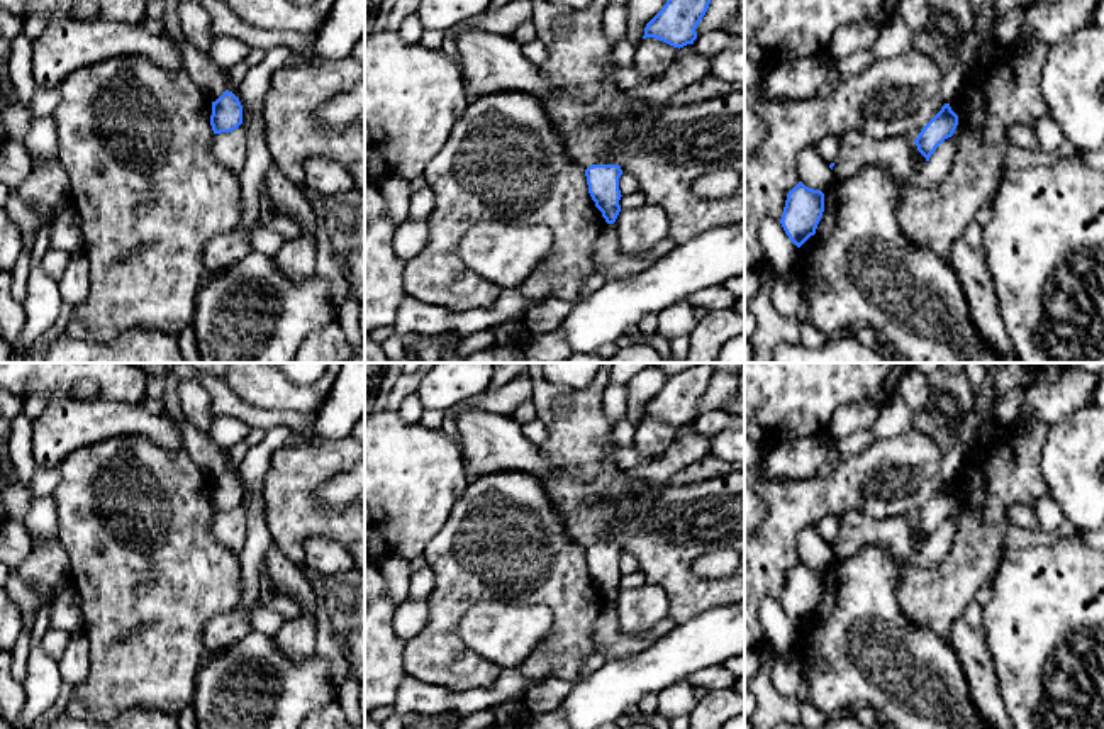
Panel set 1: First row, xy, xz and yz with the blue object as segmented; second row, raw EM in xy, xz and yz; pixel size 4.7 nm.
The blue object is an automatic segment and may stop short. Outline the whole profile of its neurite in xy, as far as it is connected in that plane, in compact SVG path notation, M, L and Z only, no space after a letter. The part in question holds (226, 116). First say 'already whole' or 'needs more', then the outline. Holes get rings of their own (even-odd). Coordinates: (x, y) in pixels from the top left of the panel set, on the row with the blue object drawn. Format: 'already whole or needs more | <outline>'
already whole | M226 90L212 102L210 125L214 134L232 132L243 124L243 105L239 98Z

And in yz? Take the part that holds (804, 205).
already whole | M799 181L789 193L780 224L789 239L800 248L816 234L824 212L824 193Z

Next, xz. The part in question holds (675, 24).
already whole | M666 0L661 10L646 24L644 36L660 39L673 47L694 44L697 25L711 0Z

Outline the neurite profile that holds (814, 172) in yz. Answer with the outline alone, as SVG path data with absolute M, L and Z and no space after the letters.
M811 144L799 153L797 171L806 186L821 190L822 193L836 181L829 164L817 154L816 144Z

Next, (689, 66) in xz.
M687 44L678 49L675 61L660 78L631 88L627 93L650 105L672 103L680 90L707 76L711 76L711 59L702 58L692 44Z

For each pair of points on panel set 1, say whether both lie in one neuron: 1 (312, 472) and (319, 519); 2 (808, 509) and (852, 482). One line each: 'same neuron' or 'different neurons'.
1: same neuron
2: same neuron

